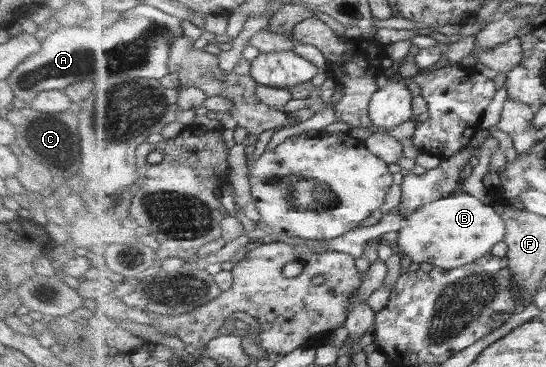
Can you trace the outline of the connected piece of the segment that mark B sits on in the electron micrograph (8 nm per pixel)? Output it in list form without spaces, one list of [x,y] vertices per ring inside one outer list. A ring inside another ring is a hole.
[[[461,190],[447,198],[441,198],[436,202],[429,202],[429,204],[421,206],[415,214],[408,216],[405,222],[404,227],[398,231],[397,240],[392,243],[394,248],[408,256],[412,262],[418,264],[427,262],[433,267],[437,266],[447,270],[459,268],[488,255],[497,242],[504,240],[507,232],[505,219],[496,212],[495,205],[487,206],[479,198],[469,196]]]

